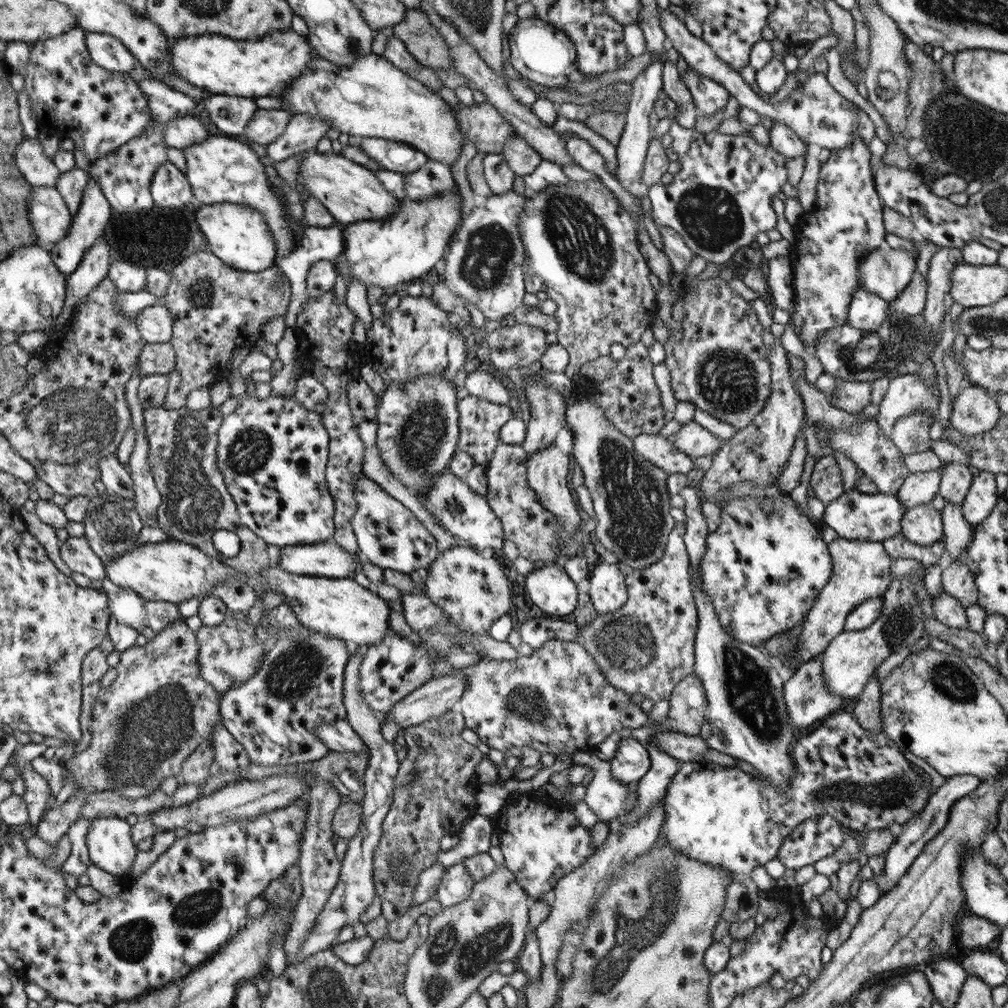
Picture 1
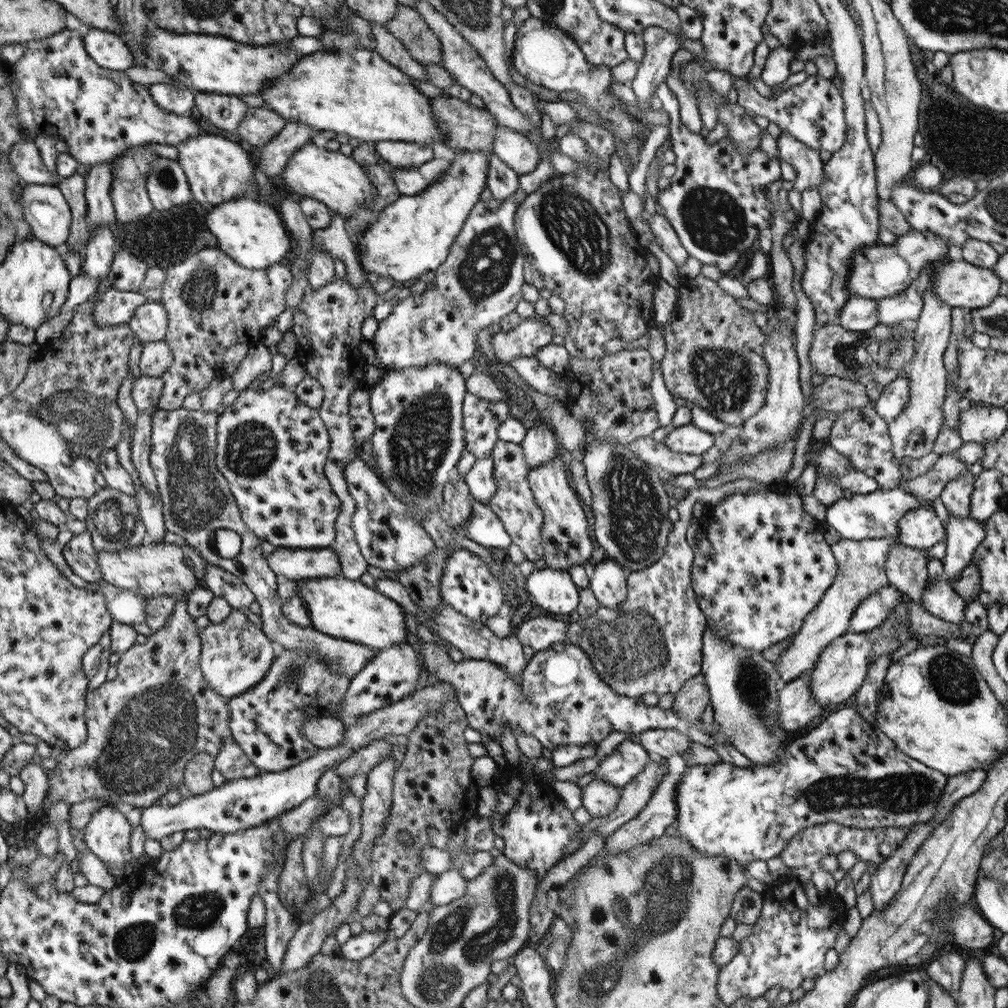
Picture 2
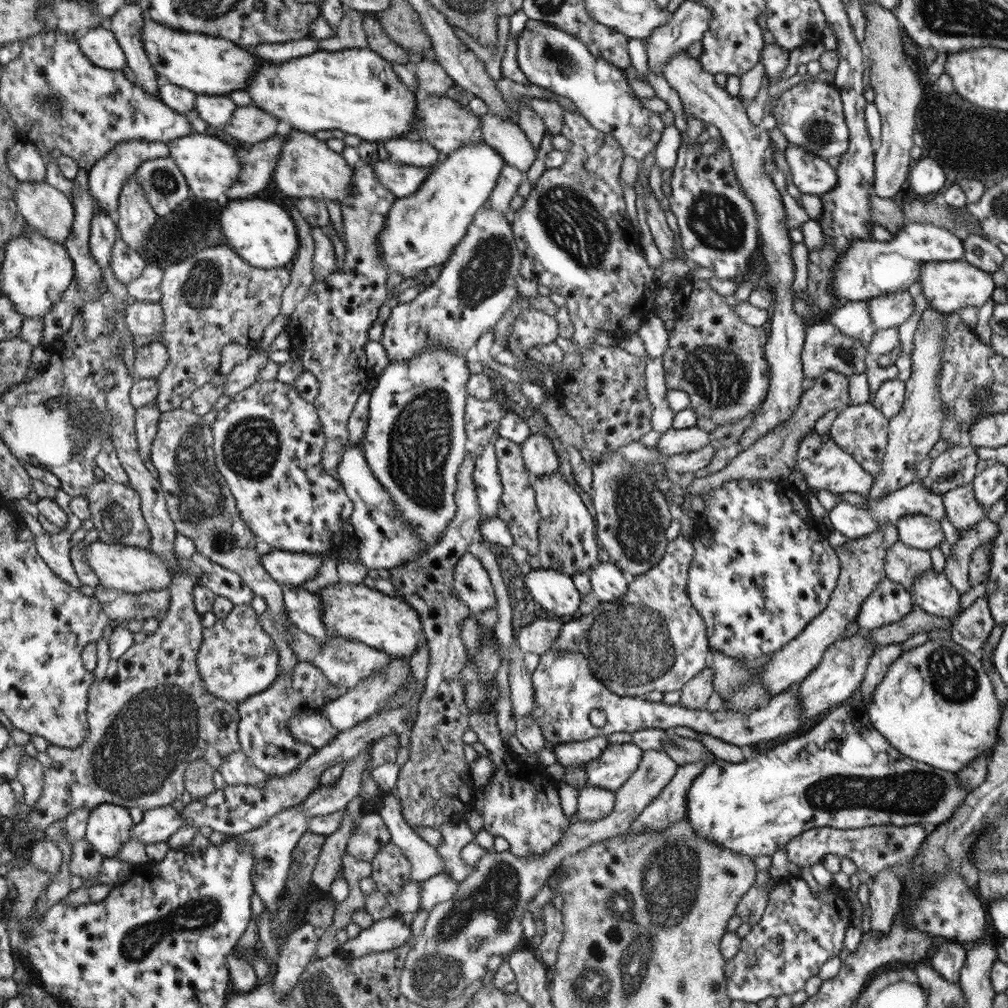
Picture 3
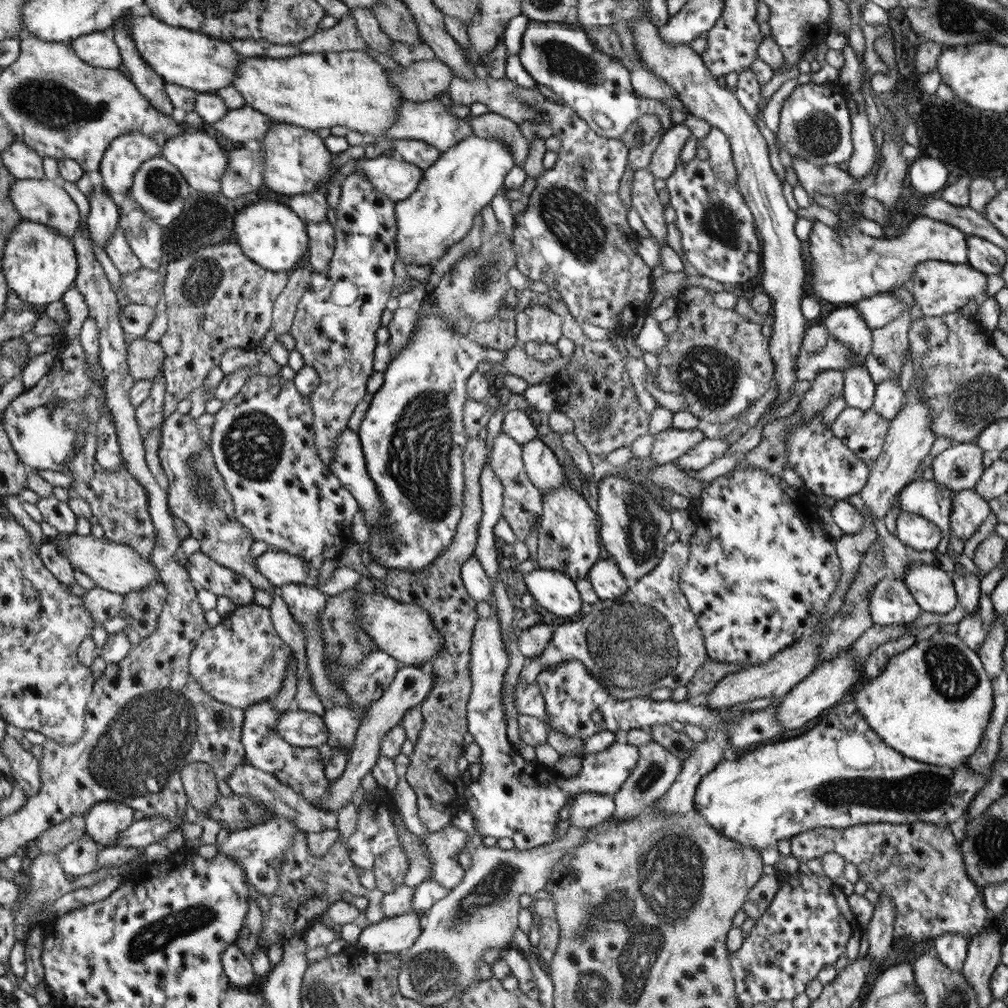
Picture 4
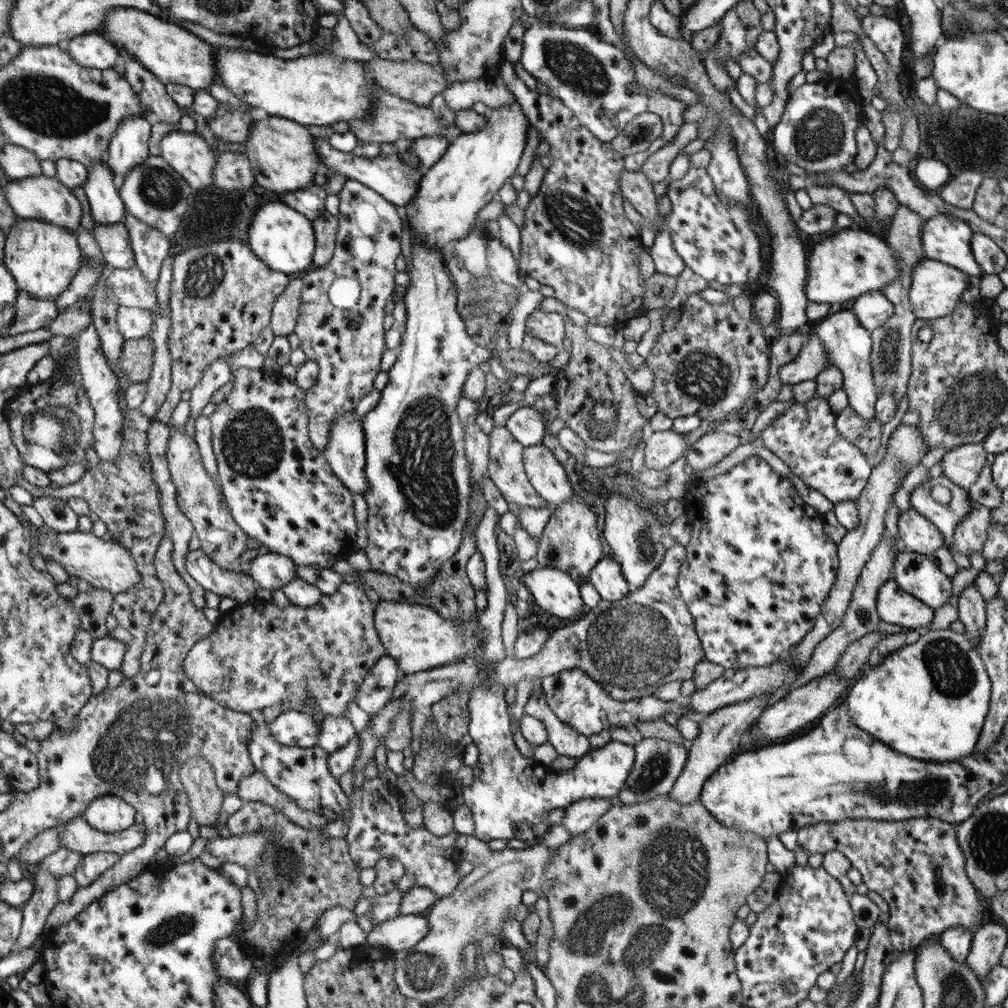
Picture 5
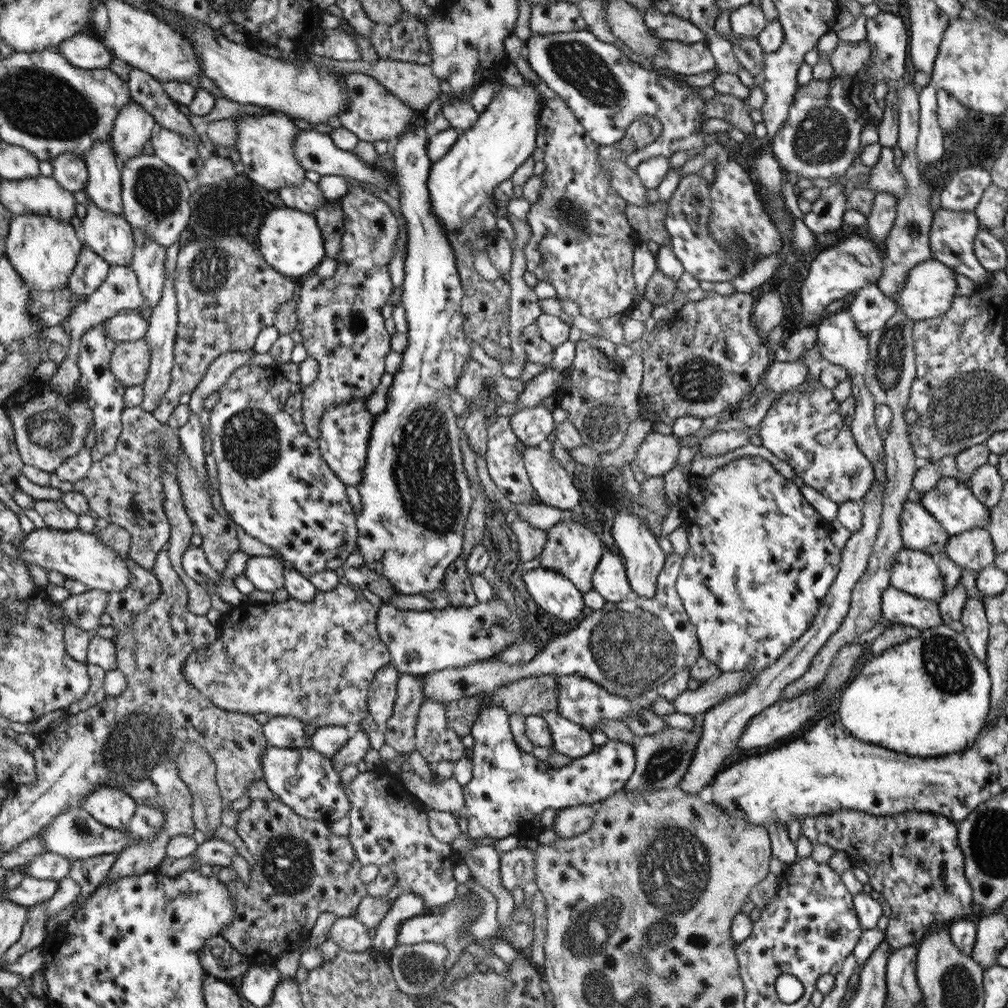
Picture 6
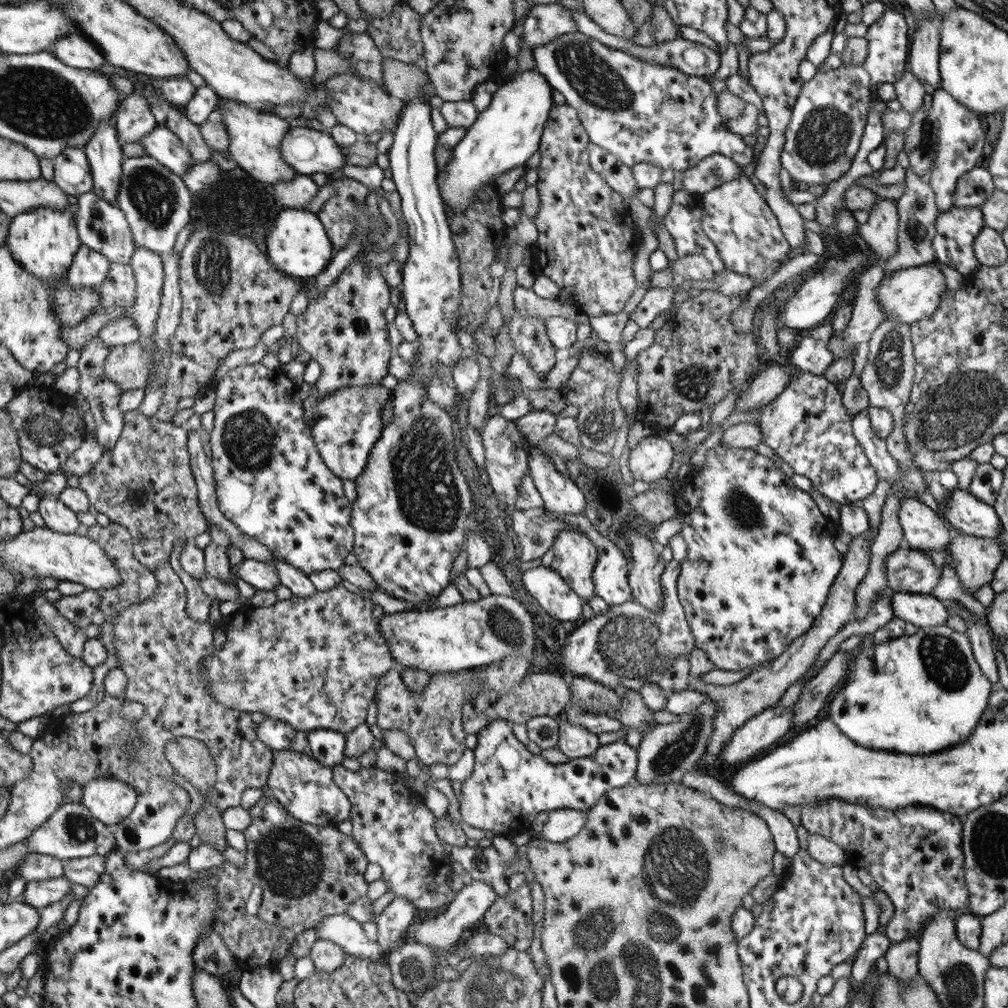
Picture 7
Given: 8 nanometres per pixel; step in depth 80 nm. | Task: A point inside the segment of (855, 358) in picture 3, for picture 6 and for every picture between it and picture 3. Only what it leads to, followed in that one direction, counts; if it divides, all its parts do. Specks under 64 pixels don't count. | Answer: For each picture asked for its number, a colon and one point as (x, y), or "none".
4: (818, 352)
5: (813, 358)
6: (781, 376)

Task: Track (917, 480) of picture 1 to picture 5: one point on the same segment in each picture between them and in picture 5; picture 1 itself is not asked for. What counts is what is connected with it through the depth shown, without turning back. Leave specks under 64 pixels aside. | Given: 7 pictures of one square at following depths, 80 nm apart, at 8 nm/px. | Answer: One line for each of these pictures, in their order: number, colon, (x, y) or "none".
2: (929, 486)
3: (957, 466)
4: (959, 467)
5: (963, 464)

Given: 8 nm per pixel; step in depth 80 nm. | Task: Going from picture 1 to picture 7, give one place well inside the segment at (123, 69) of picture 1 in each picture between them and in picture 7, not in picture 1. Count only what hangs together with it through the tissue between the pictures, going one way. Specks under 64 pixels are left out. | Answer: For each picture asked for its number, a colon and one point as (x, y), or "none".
2: (108, 49)
3: (100, 45)
4: (96, 48)
5: (92, 50)
6: (84, 50)
7: (78, 51)

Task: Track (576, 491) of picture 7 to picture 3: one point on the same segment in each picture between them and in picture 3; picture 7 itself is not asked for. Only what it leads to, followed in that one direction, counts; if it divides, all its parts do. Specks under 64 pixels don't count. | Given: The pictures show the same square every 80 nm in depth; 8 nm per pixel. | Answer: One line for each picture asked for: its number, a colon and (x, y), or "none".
3: (540, 457)
4: (545, 471)
5: (548, 476)
6: (551, 483)

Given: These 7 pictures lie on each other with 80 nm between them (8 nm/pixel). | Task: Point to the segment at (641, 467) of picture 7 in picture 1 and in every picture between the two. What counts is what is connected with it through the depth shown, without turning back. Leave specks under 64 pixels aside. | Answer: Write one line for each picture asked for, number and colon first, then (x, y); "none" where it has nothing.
1: (693, 439)
2: (690, 439)
3: (674, 441)
4: (668, 445)
5: (663, 448)
6: (658, 454)

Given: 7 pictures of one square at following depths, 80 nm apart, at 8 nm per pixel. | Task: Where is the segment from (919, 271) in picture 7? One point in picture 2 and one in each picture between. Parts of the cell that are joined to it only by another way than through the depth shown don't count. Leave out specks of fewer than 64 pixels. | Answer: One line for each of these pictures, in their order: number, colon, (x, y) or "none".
2: (961, 284)
3: (948, 286)
4: (940, 288)
5: (936, 288)
6: (930, 288)

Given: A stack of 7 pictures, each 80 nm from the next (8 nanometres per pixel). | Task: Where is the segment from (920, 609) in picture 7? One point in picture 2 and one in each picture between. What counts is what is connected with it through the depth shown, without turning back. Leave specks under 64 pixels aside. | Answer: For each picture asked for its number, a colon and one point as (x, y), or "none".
2: (872, 611)
3: (889, 602)
4: (890, 603)
5: (894, 605)
6: (898, 607)

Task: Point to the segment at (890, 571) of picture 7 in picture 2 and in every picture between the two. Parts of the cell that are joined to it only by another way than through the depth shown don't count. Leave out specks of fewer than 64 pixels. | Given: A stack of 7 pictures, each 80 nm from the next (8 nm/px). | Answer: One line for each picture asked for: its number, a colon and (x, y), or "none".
2: (939, 598)
3: (935, 594)
4: (932, 587)
5: (918, 574)
6: (915, 572)

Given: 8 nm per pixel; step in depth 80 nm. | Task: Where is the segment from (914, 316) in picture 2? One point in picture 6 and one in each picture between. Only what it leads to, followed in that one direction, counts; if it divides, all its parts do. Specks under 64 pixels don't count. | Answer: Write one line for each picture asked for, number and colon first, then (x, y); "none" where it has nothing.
3: (895, 308)
4: (878, 310)
5: (872, 309)
6: (870, 309)

